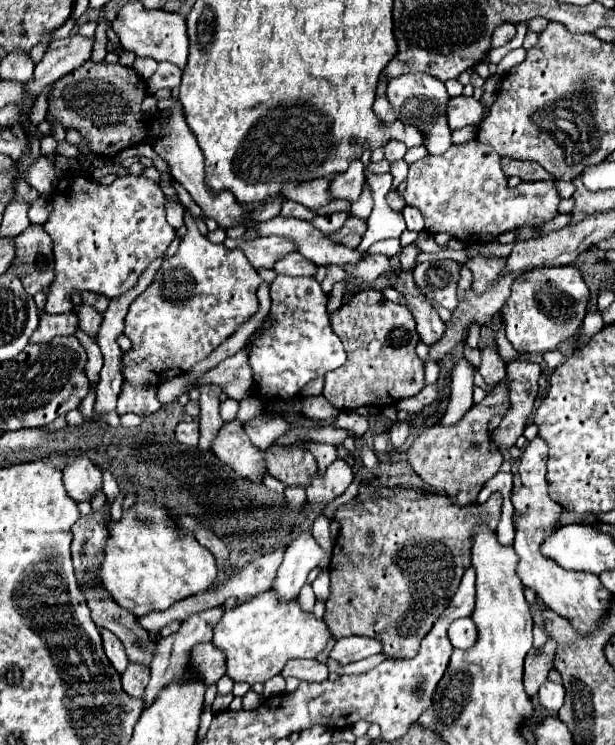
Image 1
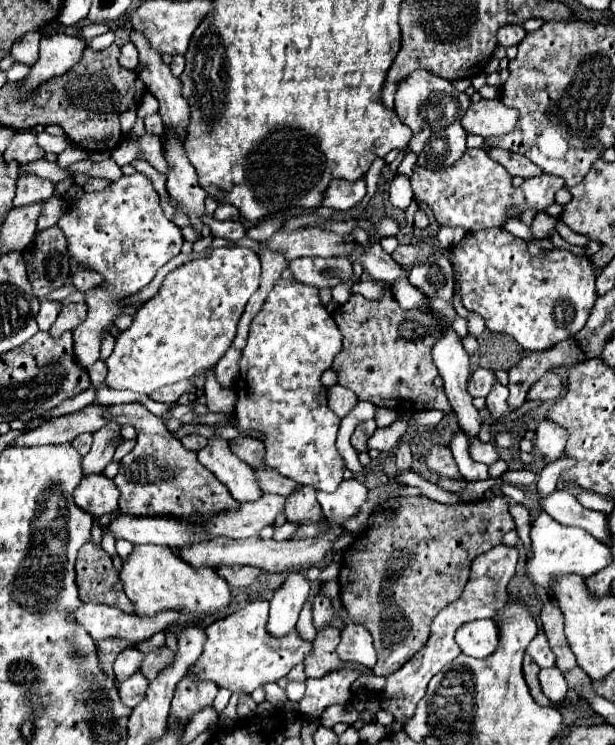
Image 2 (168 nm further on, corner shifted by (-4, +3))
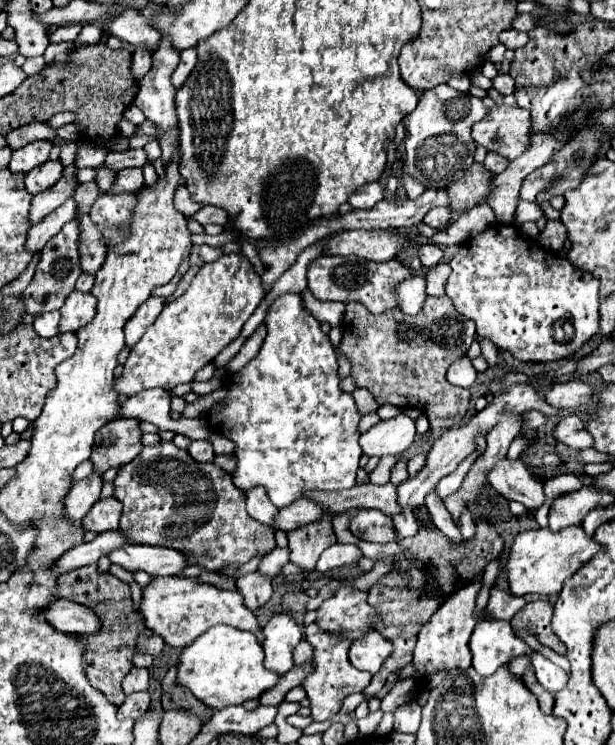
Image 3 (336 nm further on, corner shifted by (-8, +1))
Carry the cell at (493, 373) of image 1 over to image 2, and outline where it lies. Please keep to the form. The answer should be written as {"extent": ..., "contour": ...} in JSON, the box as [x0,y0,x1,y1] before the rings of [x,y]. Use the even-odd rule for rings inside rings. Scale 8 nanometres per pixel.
{"extent":[487,383,513,419],"contour":[[[497,383],[497,385],[491,389],[491,393],[489,393],[489,397],[487,397],[487,409],[489,409],[489,413],[491,413],[493,419],[503,419],[503,417],[507,417],[507,415],[513,411],[513,409],[507,405],[507,397],[509,397],[509,389],[503,387],[501,383]]]}

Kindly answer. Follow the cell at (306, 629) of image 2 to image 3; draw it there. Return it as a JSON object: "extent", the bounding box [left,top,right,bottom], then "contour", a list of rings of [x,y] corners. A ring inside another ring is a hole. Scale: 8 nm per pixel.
{"extent":[295,639,313,663],"contour":[[[305,639],[295,647],[295,663],[305,663],[313,657],[313,649],[311,649],[311,643],[307,643]]]}

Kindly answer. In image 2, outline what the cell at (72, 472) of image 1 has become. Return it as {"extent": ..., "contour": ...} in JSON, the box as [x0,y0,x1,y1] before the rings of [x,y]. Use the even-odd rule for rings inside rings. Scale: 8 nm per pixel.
{"extent":[75,475,119,517],"contour":[[[87,475],[75,489],[75,505],[91,517],[101,517],[117,511],[119,489],[105,475]]]}

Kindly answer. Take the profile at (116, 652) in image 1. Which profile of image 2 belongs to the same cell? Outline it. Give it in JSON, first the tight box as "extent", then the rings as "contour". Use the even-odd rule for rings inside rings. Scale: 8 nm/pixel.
{"extent":[115,649,143,683],"contour":[[[139,649],[123,651],[123,655],[119,655],[119,659],[115,661],[115,677],[117,677],[117,681],[123,683],[133,673],[137,673],[139,667],[141,667],[141,661],[143,661],[143,653]]]}

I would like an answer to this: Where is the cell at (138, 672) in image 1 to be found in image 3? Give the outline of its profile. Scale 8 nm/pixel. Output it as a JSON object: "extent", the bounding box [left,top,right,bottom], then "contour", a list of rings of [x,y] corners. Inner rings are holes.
{"extent":[117,691,151,719],"contour":[[[143,691],[143,693],[131,693],[131,695],[127,695],[125,703],[119,707],[117,717],[119,717],[119,719],[123,719],[123,717],[139,719],[139,717],[149,709],[149,703],[151,703],[149,691]]]}

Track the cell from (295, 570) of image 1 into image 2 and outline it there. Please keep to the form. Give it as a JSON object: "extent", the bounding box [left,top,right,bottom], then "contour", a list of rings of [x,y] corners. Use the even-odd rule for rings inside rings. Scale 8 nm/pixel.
{"extent":[267,573,309,637],"contour":[[[287,573],[285,583],[281,589],[275,591],[269,609],[267,631],[273,637],[285,637],[295,629],[299,619],[299,611],[309,597],[309,581],[303,573]]]}

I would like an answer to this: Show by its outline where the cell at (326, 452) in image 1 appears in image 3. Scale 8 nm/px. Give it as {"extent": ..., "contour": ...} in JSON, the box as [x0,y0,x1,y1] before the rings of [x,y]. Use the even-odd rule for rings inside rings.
{"extent":[209,293,361,509],"contour":[[[283,293],[275,297],[265,315],[265,327],[267,335],[257,357],[227,379],[229,393],[223,399],[225,409],[219,415],[209,417],[211,429],[237,445],[237,473],[233,477],[235,487],[249,489],[263,485],[269,499],[279,509],[287,507],[295,499],[301,499],[303,489],[351,489],[357,479],[361,457],[361,447],[357,443],[357,425],[361,417],[353,397],[339,389],[339,365],[329,335],[321,331],[319,321],[303,307],[301,293]]]}

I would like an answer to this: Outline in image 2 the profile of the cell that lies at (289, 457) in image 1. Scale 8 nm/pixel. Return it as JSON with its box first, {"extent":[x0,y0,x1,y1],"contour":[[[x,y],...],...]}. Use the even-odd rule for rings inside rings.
{"extent":[285,487,325,525],"contour":[[[299,487],[295,495],[287,497],[285,517],[297,525],[323,525],[325,515],[317,503],[317,491],[313,487]]]}

